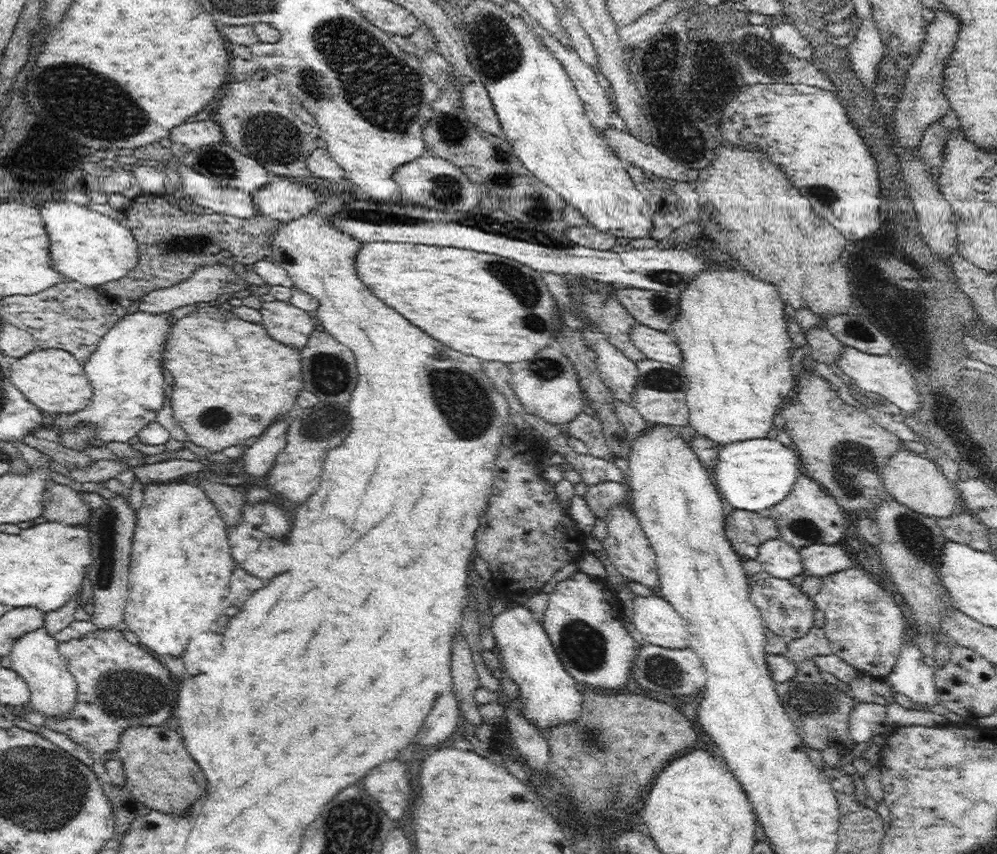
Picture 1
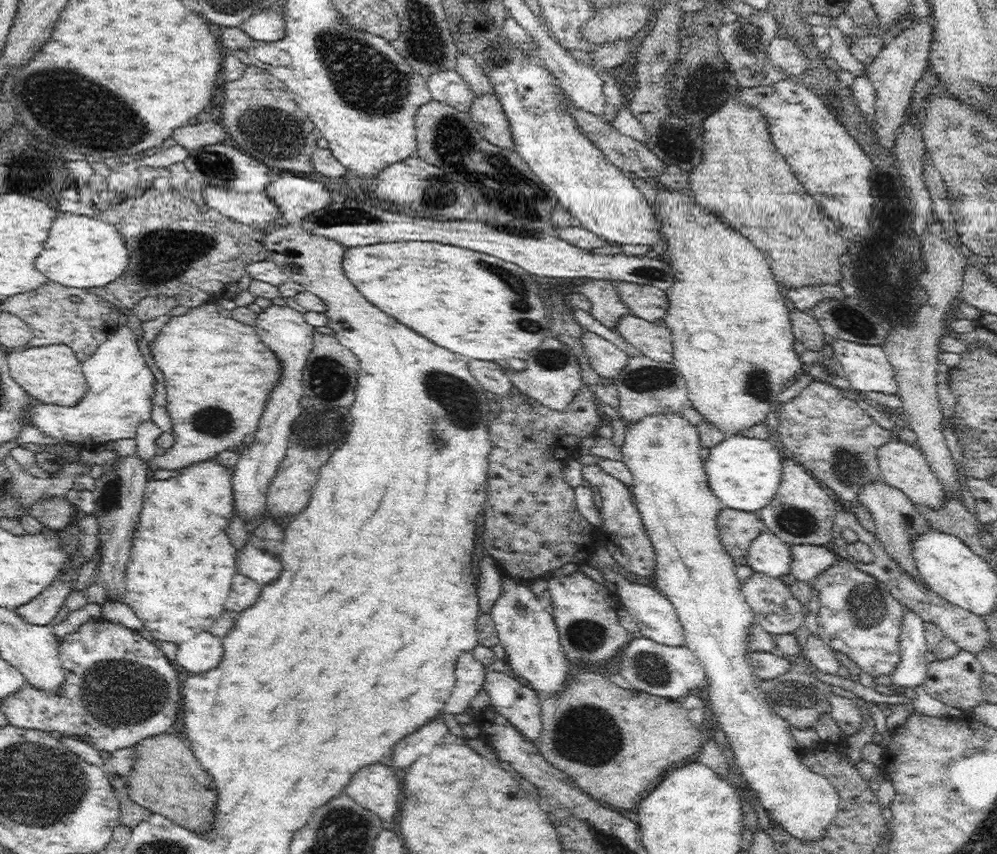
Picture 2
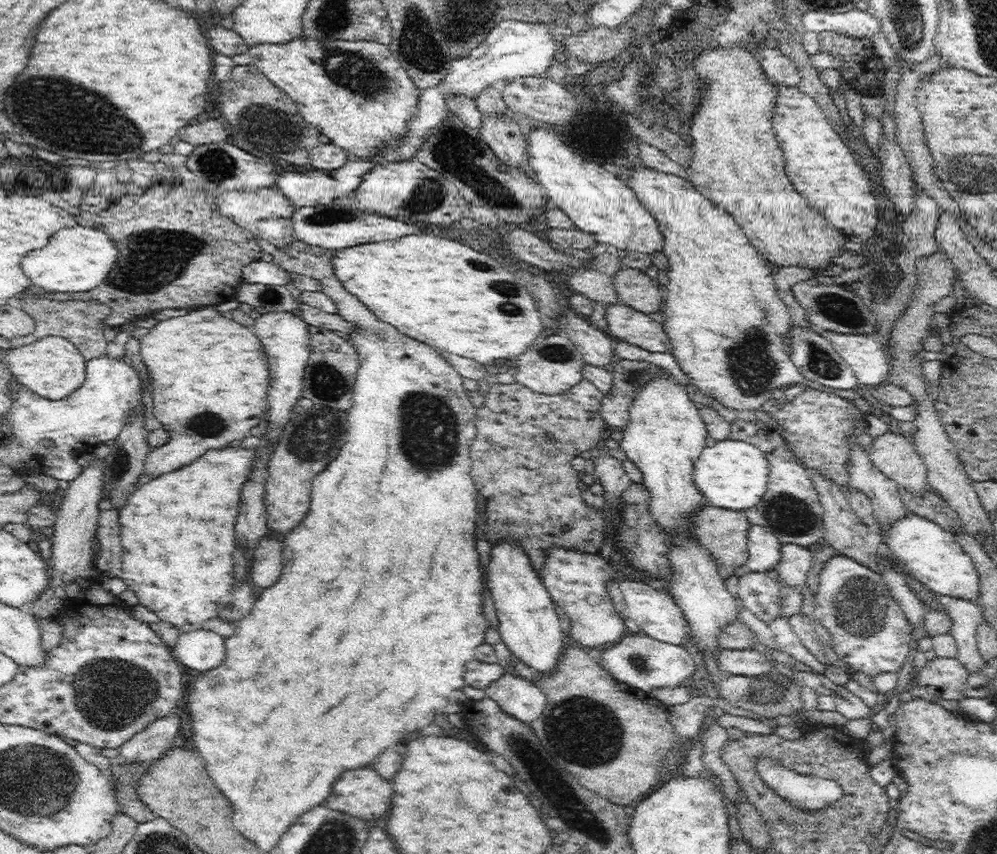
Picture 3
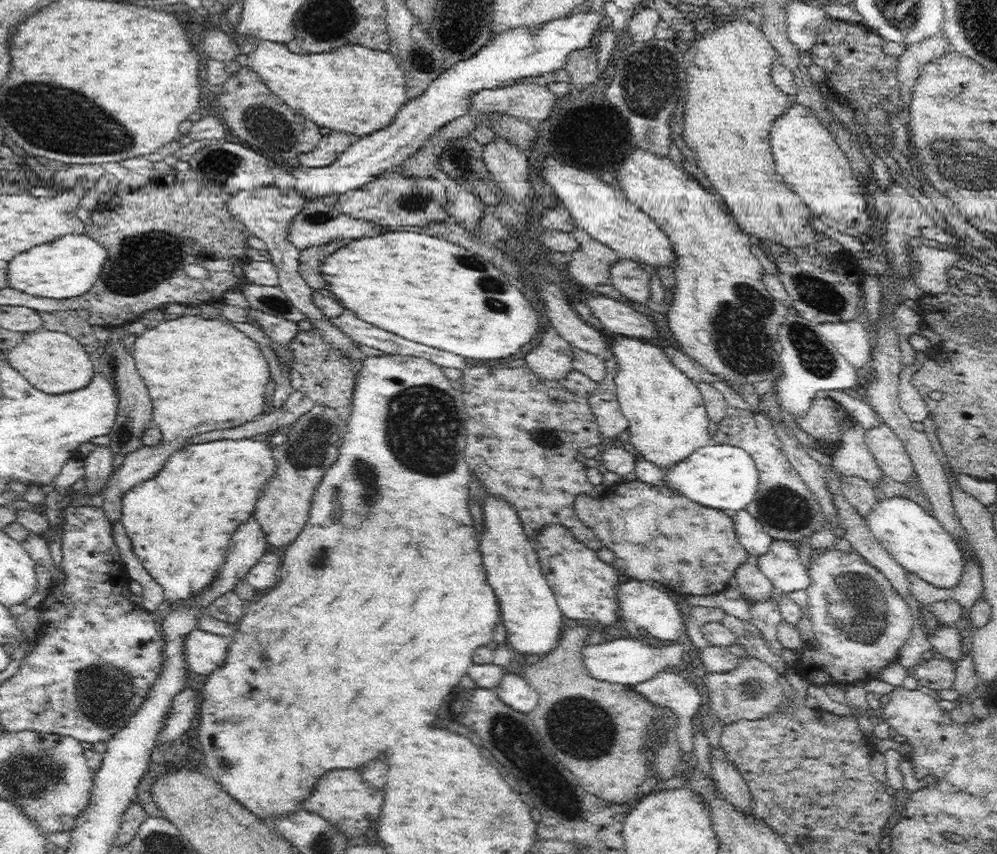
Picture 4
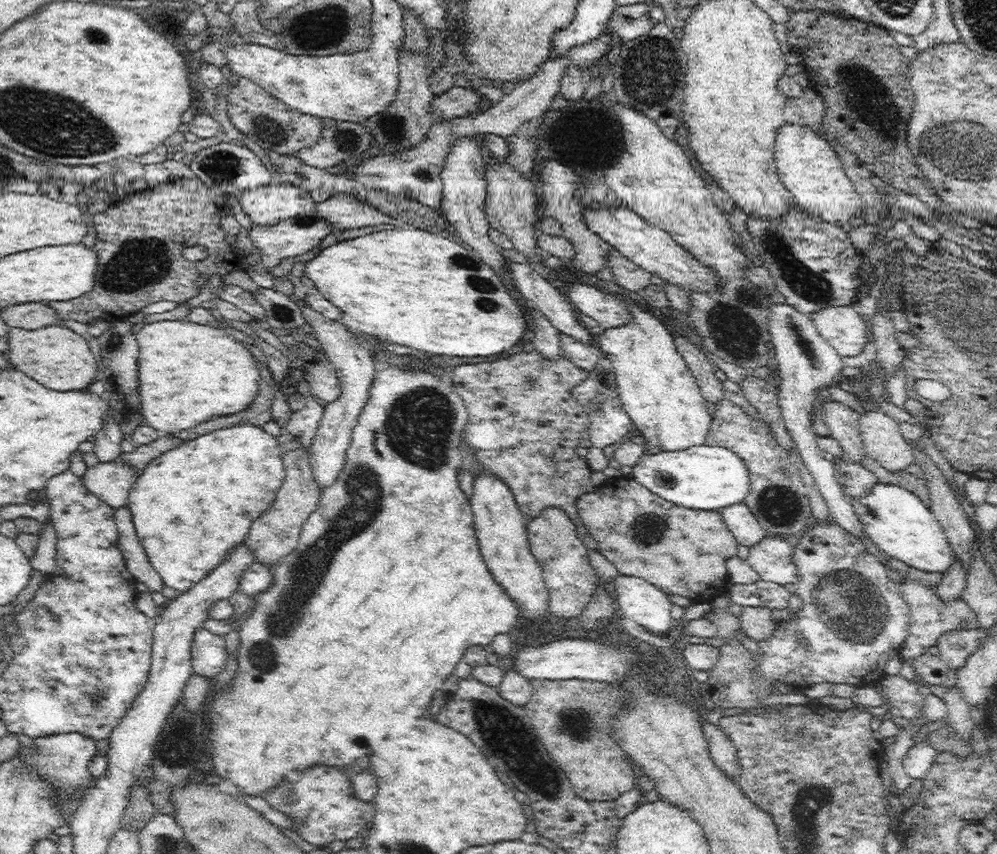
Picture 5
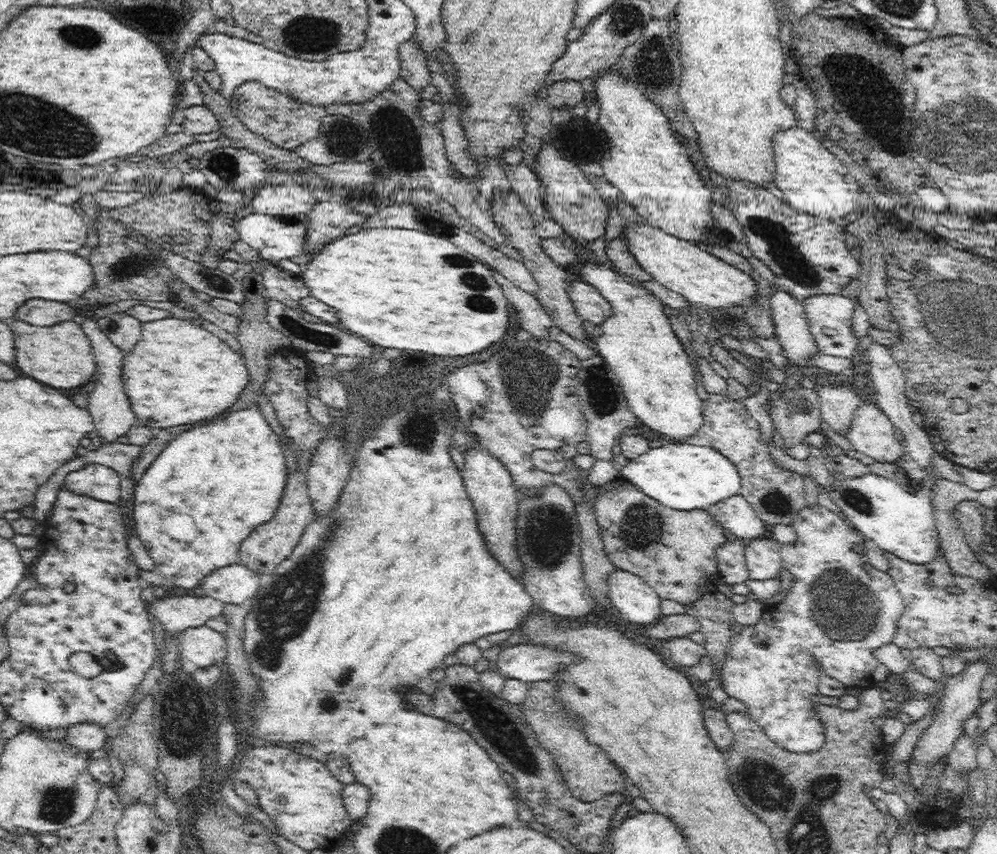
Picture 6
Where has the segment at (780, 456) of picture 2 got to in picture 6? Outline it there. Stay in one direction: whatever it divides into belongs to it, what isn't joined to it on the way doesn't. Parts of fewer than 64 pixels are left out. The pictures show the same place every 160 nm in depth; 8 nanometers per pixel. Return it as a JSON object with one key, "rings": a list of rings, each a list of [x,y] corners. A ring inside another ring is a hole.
{"rings":[[[667,442],[661,447],[650,448],[646,454],[629,460],[620,475],[664,506],[682,511],[708,511],[723,500],[738,495],[742,488],[739,468],[723,452],[689,442]]]}

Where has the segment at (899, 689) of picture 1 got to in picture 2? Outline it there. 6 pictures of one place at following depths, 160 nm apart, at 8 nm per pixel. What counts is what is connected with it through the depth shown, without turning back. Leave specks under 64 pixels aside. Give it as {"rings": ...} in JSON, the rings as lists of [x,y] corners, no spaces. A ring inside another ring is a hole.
{"rings":[[[906,613],[899,636],[900,661],[891,680],[894,685],[904,688],[918,688],[926,683],[928,668],[926,662],[927,643],[925,640],[924,622],[912,613]]]}

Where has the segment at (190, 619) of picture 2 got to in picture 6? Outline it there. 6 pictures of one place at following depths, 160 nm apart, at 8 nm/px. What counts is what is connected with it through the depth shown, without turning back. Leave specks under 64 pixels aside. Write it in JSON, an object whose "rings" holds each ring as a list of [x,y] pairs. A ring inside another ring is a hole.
{"rings":[[[250,408],[250,410],[242,410],[238,414],[228,416],[222,422],[216,422],[214,426],[206,426],[206,428],[194,428],[187,433],[178,436],[176,440],[170,443],[170,446],[154,460],[154,462],[142,472],[140,480],[137,481],[132,502],[132,517],[134,529],[144,546],[148,549],[150,556],[155,562],[155,571],[166,578],[168,582],[172,582],[174,586],[180,588],[201,587],[207,576],[213,574],[221,568],[240,562],[239,550],[244,538],[256,528],[256,525],[262,524],[264,521],[270,520],[278,508],[280,497],[287,483],[288,468],[279,445],[279,438],[272,431],[266,419],[262,417],[258,408]]]}

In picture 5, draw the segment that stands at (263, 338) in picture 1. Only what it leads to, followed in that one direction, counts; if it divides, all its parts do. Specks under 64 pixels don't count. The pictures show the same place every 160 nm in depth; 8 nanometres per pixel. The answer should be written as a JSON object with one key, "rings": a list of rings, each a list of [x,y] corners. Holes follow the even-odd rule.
{"rings":[[[186,319],[162,320],[144,325],[135,334],[135,339],[138,343],[140,396],[144,402],[144,418],[160,434],[177,435],[202,422],[208,422],[210,418],[244,412],[254,404],[260,390],[260,363],[242,341],[238,342],[226,330],[225,325],[202,326]],[[121,453],[116,460],[90,467],[82,480],[102,503],[118,511],[127,506],[129,492],[135,487],[143,470],[142,465],[132,464]]]}

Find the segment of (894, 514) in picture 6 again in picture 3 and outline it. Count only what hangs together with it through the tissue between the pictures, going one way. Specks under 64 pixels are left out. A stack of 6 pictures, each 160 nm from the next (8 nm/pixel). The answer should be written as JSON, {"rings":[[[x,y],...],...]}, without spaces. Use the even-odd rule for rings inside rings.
{"rings":[[[908,515],[902,522],[895,524],[890,535],[883,537],[890,545],[894,556],[904,566],[908,566],[909,571],[932,592],[942,598],[948,597],[979,606],[981,593],[979,569],[952,533],[945,531],[935,522],[916,515]]]}

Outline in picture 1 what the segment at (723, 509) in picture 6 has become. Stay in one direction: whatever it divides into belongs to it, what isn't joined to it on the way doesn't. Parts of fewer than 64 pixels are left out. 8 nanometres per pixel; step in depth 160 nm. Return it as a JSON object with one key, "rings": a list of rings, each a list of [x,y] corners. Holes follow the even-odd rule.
{"rings":[[[783,538],[774,539],[760,547],[756,558],[762,570],[782,579],[804,574],[805,562],[798,548],[794,548]]]}

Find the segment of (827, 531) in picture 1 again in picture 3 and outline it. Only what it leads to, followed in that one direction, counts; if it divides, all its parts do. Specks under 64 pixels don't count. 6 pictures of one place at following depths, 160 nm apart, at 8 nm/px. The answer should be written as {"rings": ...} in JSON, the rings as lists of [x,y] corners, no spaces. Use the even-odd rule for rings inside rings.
{"rings":[[[736,421],[731,426],[730,438],[750,441],[764,452],[769,462],[771,472],[763,499],[755,507],[745,510],[752,524],[767,528],[779,538],[782,545],[814,548],[824,543],[824,509],[815,480],[810,470],[792,454],[779,430],[770,430],[761,422]]]}

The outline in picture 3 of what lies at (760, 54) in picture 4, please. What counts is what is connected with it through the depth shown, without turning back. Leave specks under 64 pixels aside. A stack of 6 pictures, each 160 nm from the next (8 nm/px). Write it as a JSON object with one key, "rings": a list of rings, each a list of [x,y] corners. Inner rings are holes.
{"rings":[[[742,48],[718,49],[701,54],[696,70],[714,84],[691,127],[694,158],[687,168],[687,181],[700,196],[732,215],[774,271],[802,268],[812,273],[830,268],[848,240],[822,214],[812,212],[788,178],[771,122],[776,91],[774,83],[764,79],[759,58]]]}

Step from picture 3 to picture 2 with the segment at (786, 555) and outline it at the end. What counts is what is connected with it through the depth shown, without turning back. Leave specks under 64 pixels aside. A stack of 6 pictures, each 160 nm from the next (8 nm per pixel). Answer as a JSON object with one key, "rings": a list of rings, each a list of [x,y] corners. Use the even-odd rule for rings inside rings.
{"rings":[[[796,545],[793,552],[792,570],[798,581],[814,581],[817,576],[836,566],[841,560],[827,545]]]}

